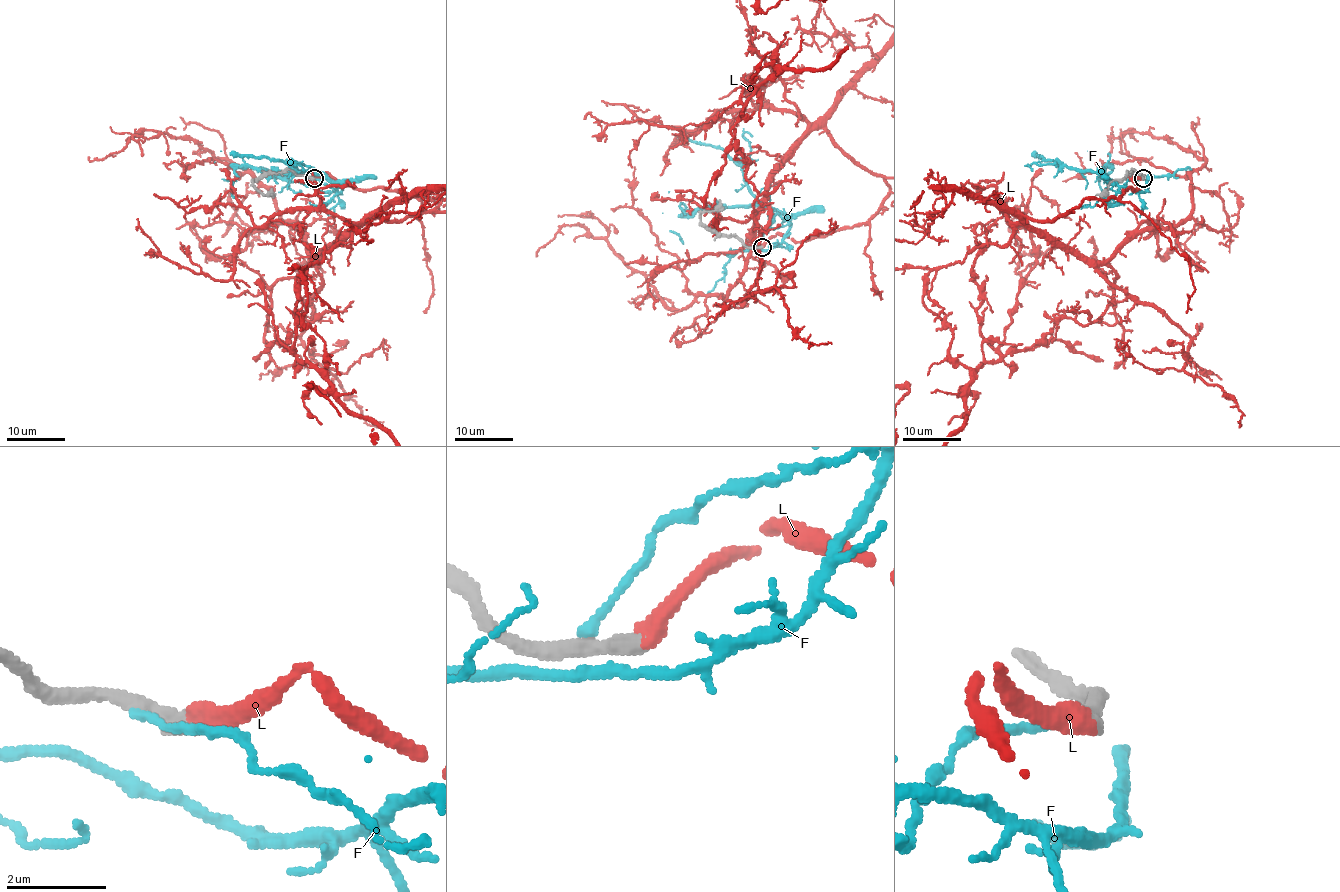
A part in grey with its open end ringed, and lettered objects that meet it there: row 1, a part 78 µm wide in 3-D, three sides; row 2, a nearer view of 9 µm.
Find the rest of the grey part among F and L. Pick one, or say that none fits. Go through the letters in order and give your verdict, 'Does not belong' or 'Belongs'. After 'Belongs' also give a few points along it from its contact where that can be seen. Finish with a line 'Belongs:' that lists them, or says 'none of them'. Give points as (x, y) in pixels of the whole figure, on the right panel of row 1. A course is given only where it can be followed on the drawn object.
F: Does not belong
L: Belongs
Belongs: L

